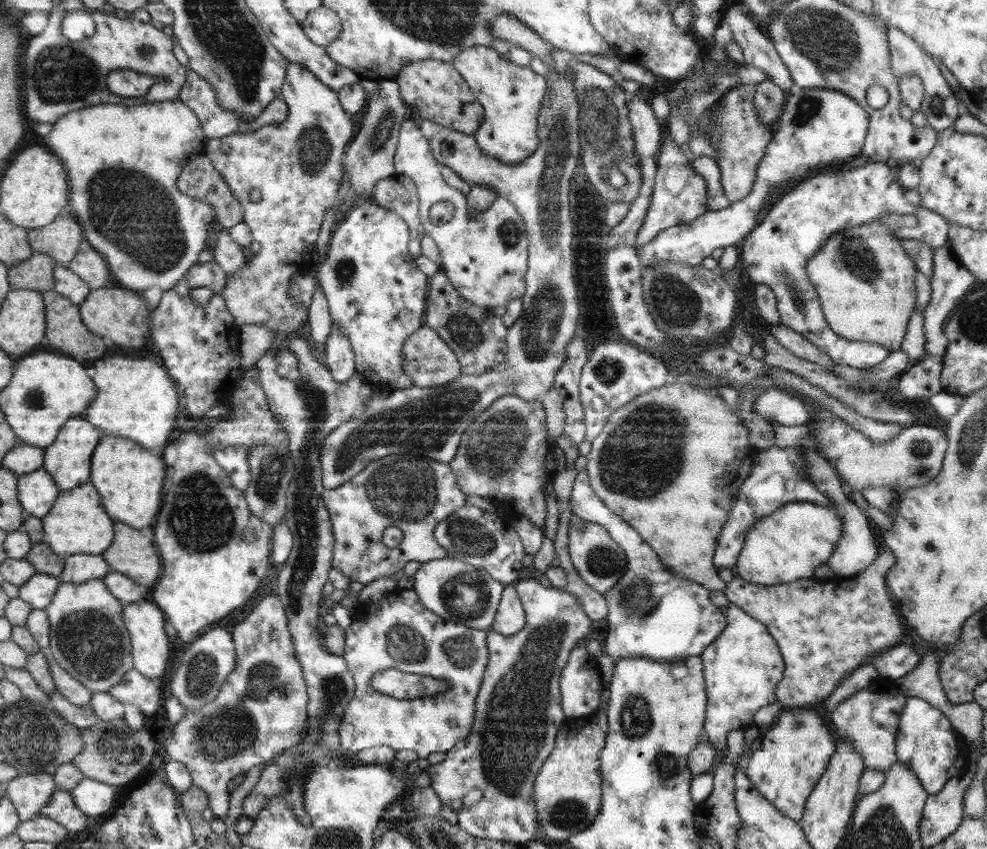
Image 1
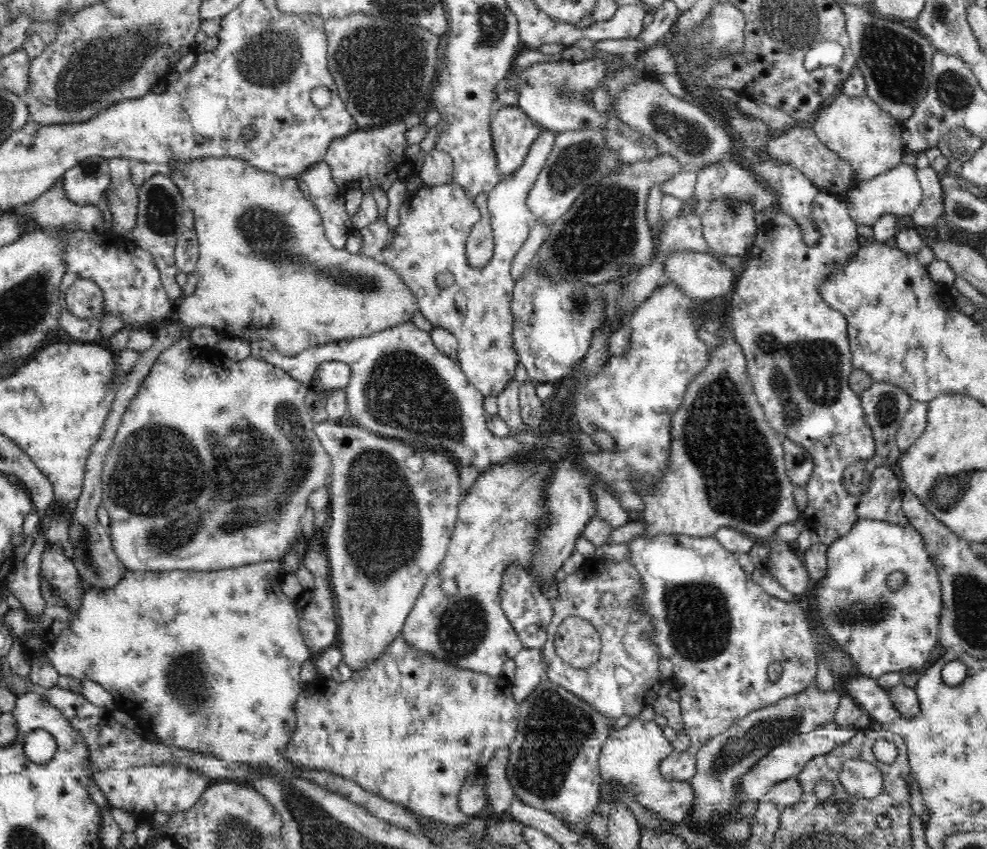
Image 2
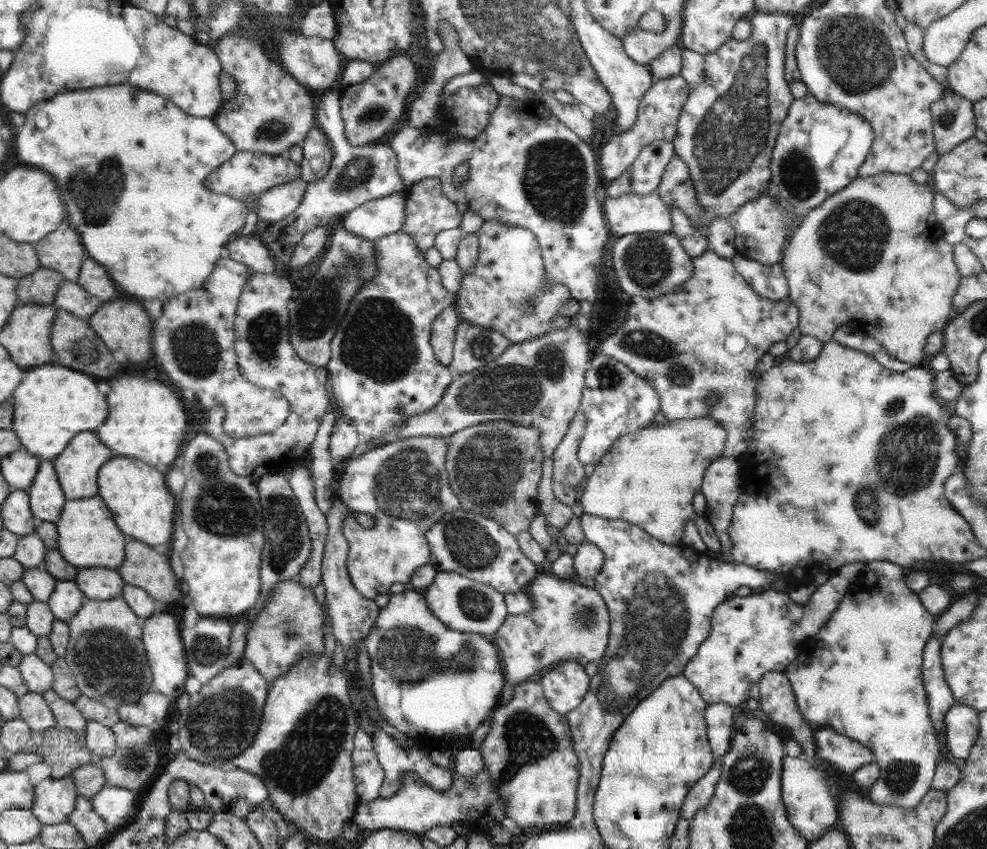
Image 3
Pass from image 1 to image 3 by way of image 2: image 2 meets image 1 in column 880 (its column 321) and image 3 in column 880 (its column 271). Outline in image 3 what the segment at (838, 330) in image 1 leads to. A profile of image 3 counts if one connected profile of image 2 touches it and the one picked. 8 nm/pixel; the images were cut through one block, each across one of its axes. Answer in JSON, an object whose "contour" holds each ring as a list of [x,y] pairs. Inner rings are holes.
{"contour":[[[880,173],[866,178],[857,178],[844,189],[836,191],[832,196],[804,214],[802,224],[791,234],[781,258],[782,269],[788,281],[788,298],[798,305],[800,309],[800,322],[798,330],[802,335],[816,337],[823,343],[830,342],[834,332],[842,326],[853,327],[868,336],[876,339],[884,345],[888,354],[902,362],[908,362],[912,366],[920,366],[926,358],[924,346],[926,338],[934,332],[942,333],[946,324],[953,318],[954,310],[952,298],[956,296],[956,288],[960,286],[963,277],[958,272],[958,265],[954,261],[953,246],[945,242],[944,229],[940,226],[934,212],[935,191],[930,185],[916,183],[908,174]]]}

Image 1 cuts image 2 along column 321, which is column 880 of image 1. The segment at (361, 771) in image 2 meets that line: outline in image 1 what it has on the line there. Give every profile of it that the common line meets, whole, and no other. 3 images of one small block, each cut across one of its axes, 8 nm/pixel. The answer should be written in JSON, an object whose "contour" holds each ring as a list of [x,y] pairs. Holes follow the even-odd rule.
{"contour":[[[891,680],[893,688],[884,690],[868,685],[856,693],[844,698],[831,712],[830,722],[836,727],[836,737],[852,742],[852,748],[862,756],[866,769],[884,771],[897,762],[896,735],[898,731],[899,716],[906,702],[906,693],[896,691],[896,685]]]}

